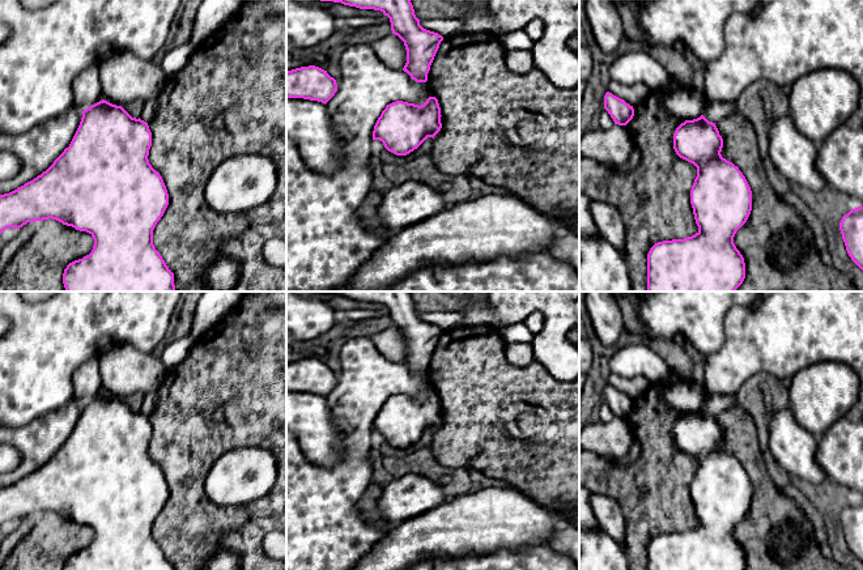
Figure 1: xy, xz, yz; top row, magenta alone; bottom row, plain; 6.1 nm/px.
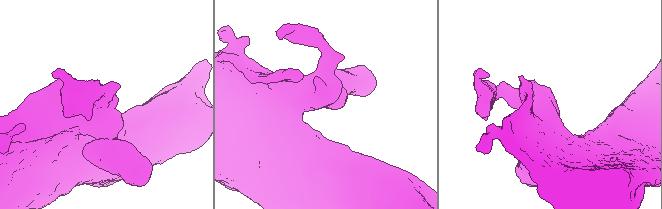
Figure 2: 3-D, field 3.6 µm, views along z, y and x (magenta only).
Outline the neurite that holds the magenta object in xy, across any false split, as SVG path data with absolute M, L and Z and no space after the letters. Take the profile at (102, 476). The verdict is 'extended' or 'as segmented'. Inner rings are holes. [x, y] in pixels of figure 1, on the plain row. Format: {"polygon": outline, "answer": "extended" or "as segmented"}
{"polygon": "M105 392L92 397L89 401L82 404L80 418L69 439L64 442L64 444L46 464L17 482L0 488L0 527L8 520L20 522L27 515L52 511L63 518L72 519L76 523L86 524L94 532L92 545L82 552L69 556L64 562L63 570L174 570L174 566L169 562L161 546L153 537L153 523L169 498L169 486L162 469L149 456L148 448L150 439L152 425L146 414L140 411L132 411L122 399L112 397Z", "answer": "as segmented"}

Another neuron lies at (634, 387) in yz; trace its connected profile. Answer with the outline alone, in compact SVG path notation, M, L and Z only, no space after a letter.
M617 374L609 375L608 384L624 392L626 396L629 396L633 400L643 395L651 386L651 383L645 377L626 379Z

